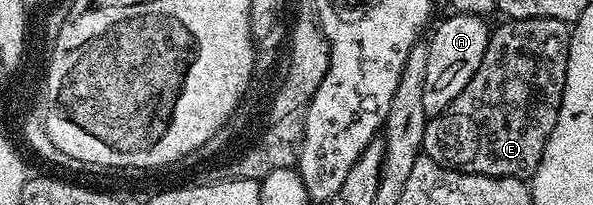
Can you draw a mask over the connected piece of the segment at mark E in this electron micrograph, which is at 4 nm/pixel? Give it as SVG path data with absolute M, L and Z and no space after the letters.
M547 16L507 19L502 23L506 24L491 31L488 50L484 50L484 58L476 74L472 74L472 82L456 94L454 101L440 115L427 119L422 150L432 162L457 172L530 178L538 168L544 146L560 114L571 25L565 20Z

